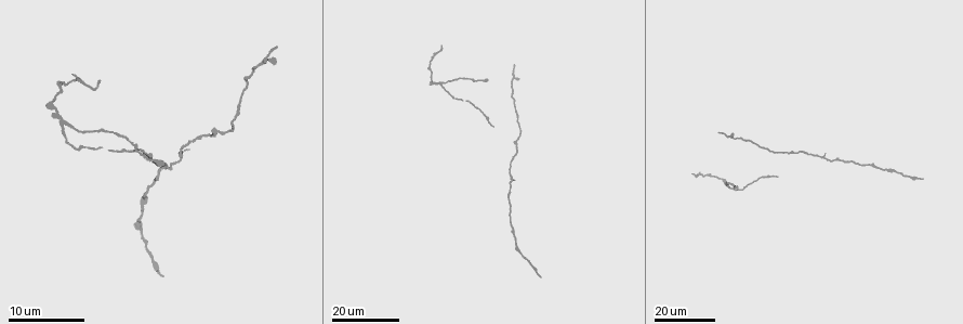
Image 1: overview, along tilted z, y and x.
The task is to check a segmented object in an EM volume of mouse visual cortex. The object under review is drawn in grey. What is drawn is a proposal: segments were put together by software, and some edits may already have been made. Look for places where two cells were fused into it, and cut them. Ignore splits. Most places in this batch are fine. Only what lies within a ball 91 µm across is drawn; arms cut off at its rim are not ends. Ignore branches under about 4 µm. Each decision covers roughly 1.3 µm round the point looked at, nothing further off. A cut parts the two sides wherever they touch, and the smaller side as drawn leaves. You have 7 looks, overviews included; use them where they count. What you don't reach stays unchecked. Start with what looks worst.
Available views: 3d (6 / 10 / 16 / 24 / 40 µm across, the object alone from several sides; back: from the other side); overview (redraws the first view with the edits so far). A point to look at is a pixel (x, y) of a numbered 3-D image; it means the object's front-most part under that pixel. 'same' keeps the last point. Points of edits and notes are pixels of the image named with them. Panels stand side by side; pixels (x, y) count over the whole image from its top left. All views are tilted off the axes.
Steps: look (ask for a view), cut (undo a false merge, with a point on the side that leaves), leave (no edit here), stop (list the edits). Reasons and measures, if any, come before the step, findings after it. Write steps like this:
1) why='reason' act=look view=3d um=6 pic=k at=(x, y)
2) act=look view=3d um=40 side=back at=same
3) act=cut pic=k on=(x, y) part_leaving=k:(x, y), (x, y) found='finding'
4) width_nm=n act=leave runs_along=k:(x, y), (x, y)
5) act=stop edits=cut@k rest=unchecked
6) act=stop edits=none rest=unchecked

why='arms part here' act=look view=3d um=16 pic=1 at=(438, 81)

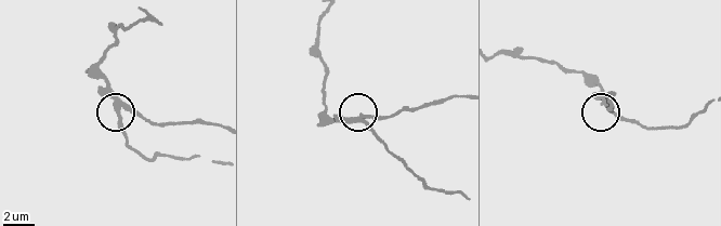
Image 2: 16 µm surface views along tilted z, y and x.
why='zoom in' act=look view=3d um=10 pic=2 at=(122, 104)

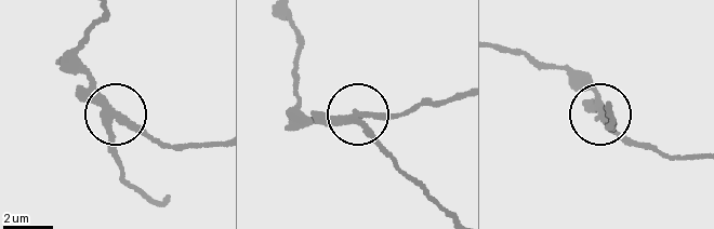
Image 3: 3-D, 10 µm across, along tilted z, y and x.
width_nm=280 act=cut pic=3 on=(140, 132) part_leaving=3:(111, 109), (156, 139), (215, 143) found='two cells meet here'

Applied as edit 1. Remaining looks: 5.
act=look view=overview

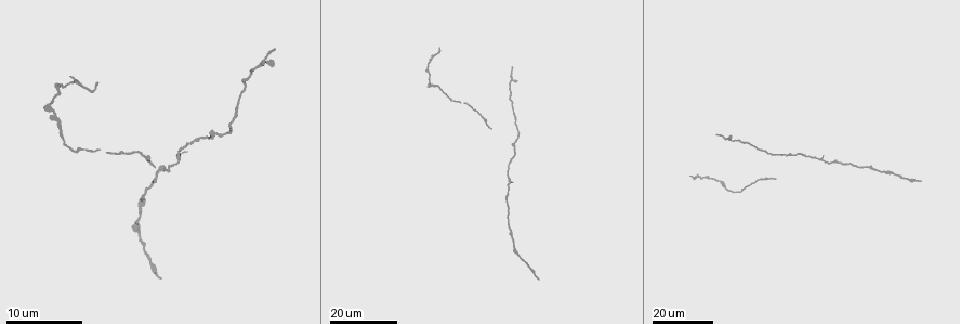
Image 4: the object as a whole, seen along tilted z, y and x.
why='calibre changes' act=look view=3d um=16 pic=4 at=(519, 253)

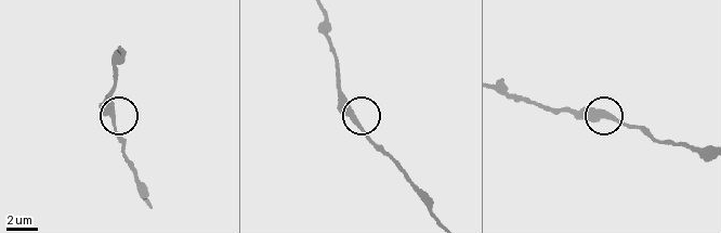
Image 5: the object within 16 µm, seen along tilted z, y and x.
act=look view=3d um=6 pic=5 at=(356, 120)

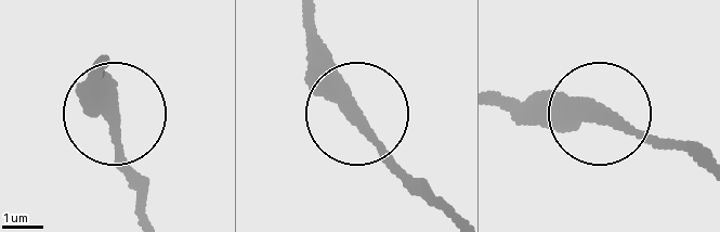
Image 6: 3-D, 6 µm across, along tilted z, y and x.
width_nm=370 act=leave runs_along=6:(506, 100), (571, 103), (699, 163) found='one cell here'

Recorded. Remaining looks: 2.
act=look view=3d um=24 pic=4 at=(213, 133)

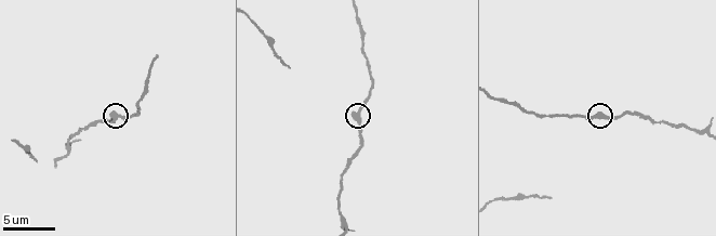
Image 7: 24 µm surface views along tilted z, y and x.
act=look view=3d um=6 pic=7 at=(603, 114)

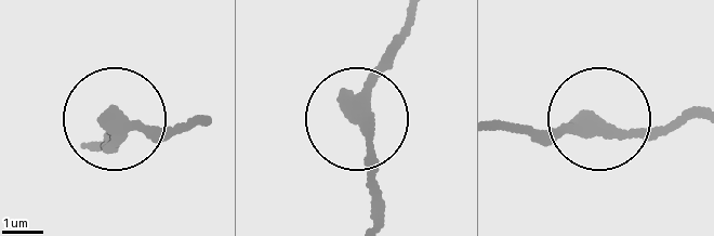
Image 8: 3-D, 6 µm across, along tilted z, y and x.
width_nm=350 act=leave runs_along=8:(594, 129), (652, 134), (696, 118) found='one cell here'

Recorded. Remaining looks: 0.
act=stop edits=cut@3 rest=unchecked

